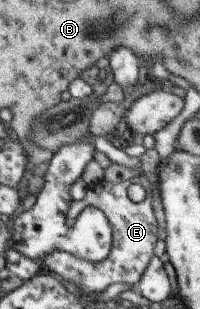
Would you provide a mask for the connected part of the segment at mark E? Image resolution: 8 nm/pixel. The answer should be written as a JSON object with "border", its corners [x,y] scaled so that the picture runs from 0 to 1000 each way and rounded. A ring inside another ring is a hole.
{"border":[[[710,560],[705,570],[610,589],[595,595],[545,595],[530,583],[485,589],[465,602],[430,605],[430,631],[400,650],[365,650],[345,699],[355,712],[380,712],[405,686],[430,673],[485,670],[500,673],[545,706],[555,731],[565,731],[565,803],[535,841],[515,848],[445,848],[440,841],[405,841],[365,819],[285,809],[245,828],[225,828],[205,851],[230,877],[280,887],[305,906],[330,913],[355,929],[375,922],[410,939],[410,945],[500,948],[535,939],[555,919],[690,919],[705,896],[725,887],[725,874],[760,848],[775,828],[775,790],[795,777],[795,731],[785,731],[785,706],[765,686],[765,647],[755,647],[755,589],[735,583]],[[655,595],[695,595],[725,618],[730,638],[705,654],[665,654],[635,628]]]}

